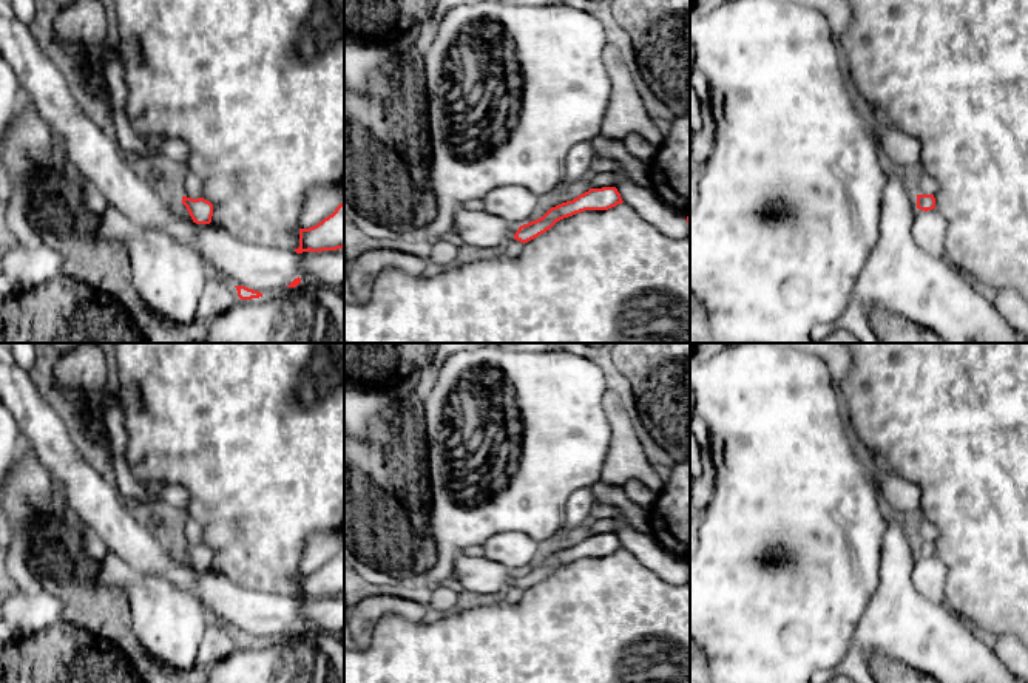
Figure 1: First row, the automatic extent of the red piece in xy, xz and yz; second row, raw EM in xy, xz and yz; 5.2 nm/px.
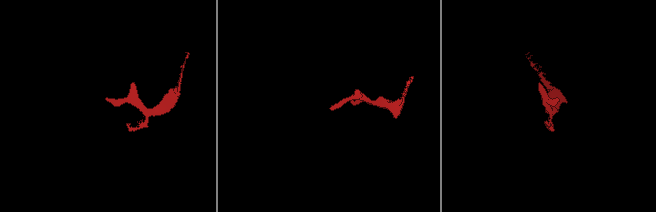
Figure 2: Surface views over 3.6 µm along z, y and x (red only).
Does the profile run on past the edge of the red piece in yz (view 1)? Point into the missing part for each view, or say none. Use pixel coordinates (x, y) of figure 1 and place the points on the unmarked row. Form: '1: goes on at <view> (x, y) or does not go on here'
1: does not go on here

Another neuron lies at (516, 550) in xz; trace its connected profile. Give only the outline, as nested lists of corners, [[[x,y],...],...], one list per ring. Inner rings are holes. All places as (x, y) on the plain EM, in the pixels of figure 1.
[[[503,532],[491,536],[485,544],[485,558],[506,566],[512,572],[529,569],[539,542],[520,532]]]

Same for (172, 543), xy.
[[[157,519],[153,524],[154,530],[157,532],[159,538],[164,542],[164,549],[174,558],[182,558],[182,541],[178,535],[178,530],[173,524]]]

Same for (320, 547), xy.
[[[341,530],[316,532],[307,536],[301,550],[299,572],[309,575],[332,561],[344,545],[344,533]]]

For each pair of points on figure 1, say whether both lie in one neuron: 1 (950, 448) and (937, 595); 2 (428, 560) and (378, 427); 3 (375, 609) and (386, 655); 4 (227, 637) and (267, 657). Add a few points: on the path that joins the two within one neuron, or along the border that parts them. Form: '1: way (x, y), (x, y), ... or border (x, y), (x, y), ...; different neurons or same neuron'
1: border (936, 553), (946, 569), (945, 595); different neurons
2: way (414, 527), (412, 510), (405, 496), (403, 459); same neuron
3: border (414, 621), (385, 614), (371, 643), (360, 651); different neurons
4: border (240, 645), (219, 660); different neurons

